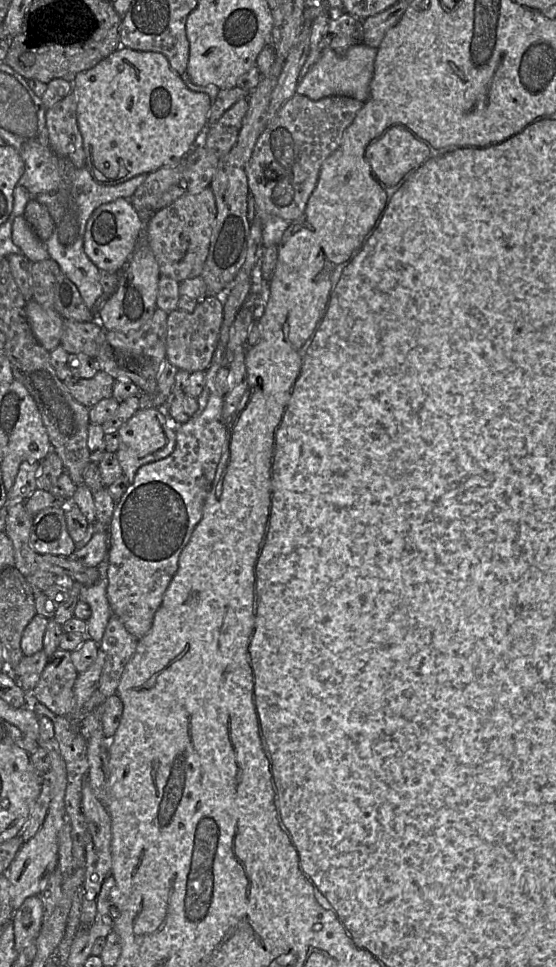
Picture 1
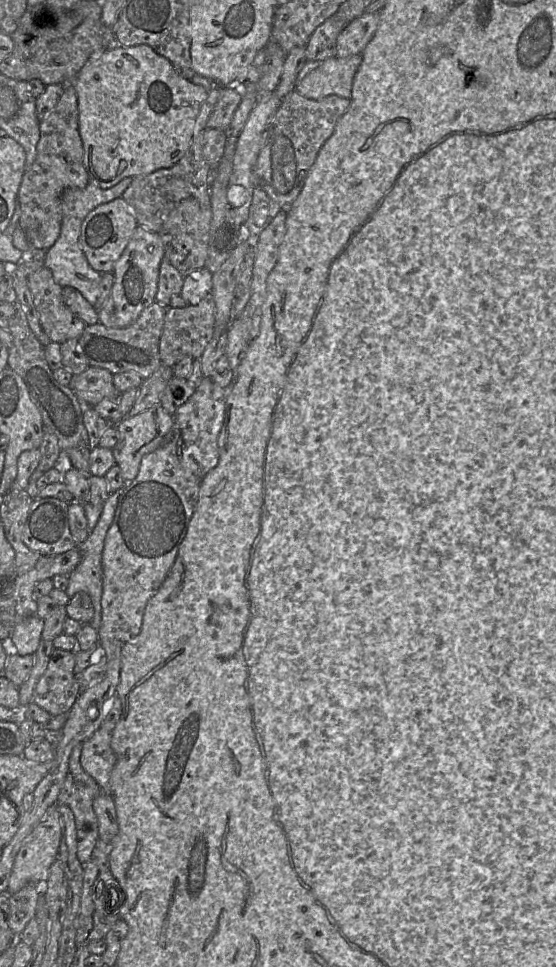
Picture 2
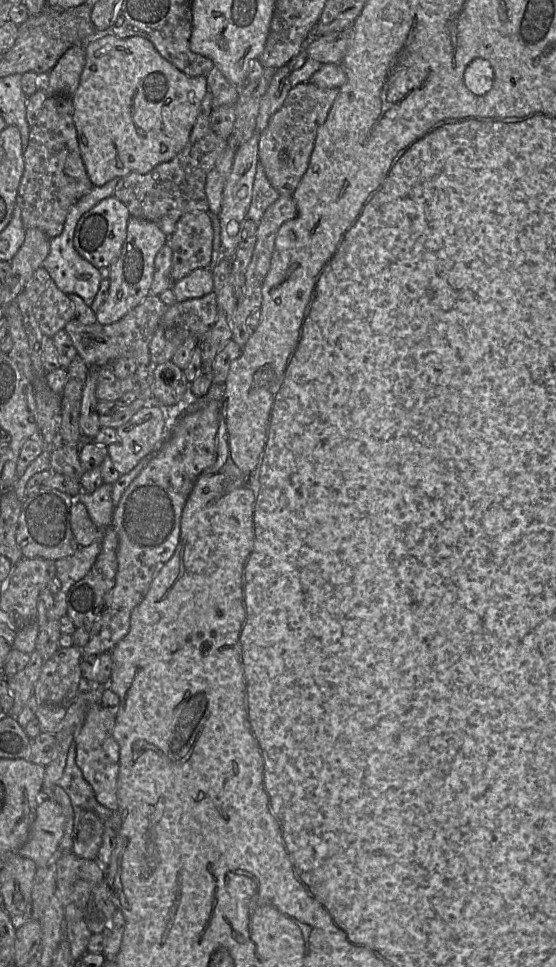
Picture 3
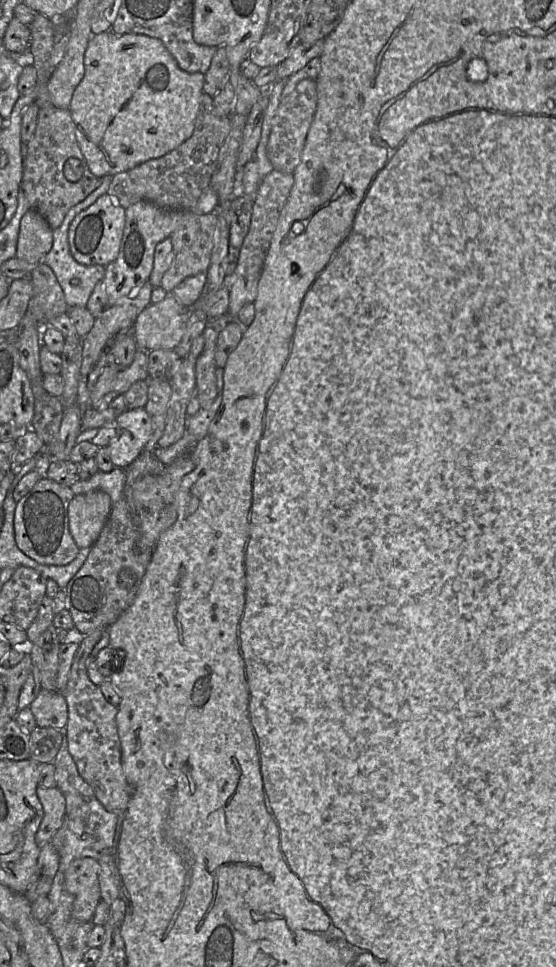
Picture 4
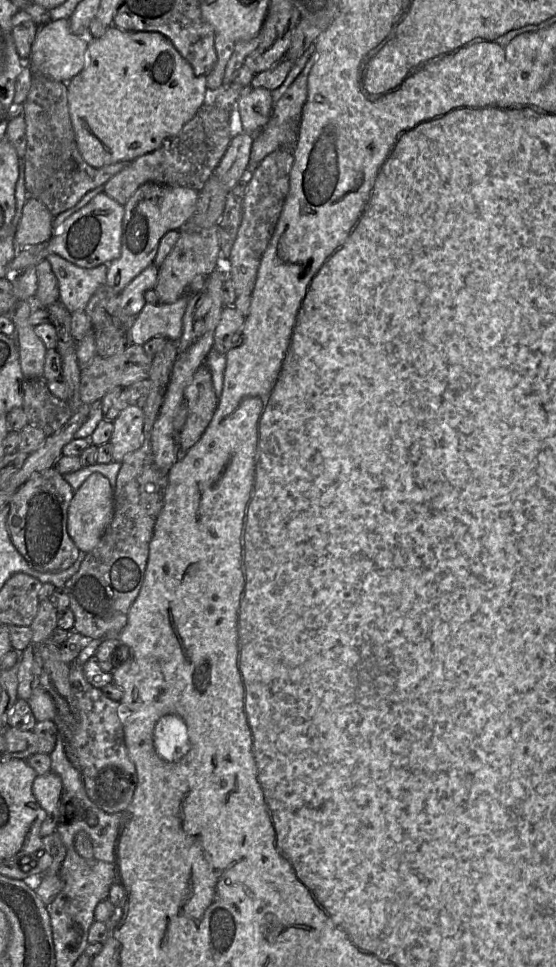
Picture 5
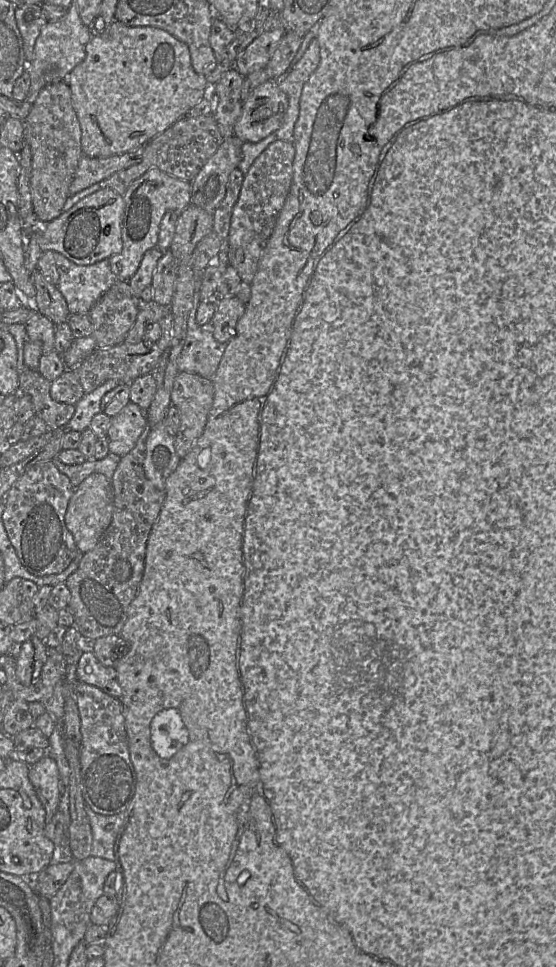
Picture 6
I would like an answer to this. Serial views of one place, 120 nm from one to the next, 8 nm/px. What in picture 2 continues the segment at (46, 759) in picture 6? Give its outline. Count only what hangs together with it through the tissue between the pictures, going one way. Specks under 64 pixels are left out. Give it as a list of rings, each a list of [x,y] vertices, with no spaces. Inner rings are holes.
[[[58,803],[48,808],[39,823],[23,841],[13,863],[7,894],[13,894],[28,884],[46,881],[52,864],[58,857],[62,838],[62,820],[57,807]]]

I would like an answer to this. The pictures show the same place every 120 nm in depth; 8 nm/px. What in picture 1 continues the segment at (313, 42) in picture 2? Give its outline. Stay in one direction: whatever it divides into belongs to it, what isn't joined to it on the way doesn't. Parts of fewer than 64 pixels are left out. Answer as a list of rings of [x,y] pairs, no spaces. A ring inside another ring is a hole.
[[[344,10],[341,12],[330,11],[330,15],[327,34],[318,44],[320,52],[326,47],[330,47],[337,54],[344,54],[350,46],[362,43],[362,20],[348,14]]]

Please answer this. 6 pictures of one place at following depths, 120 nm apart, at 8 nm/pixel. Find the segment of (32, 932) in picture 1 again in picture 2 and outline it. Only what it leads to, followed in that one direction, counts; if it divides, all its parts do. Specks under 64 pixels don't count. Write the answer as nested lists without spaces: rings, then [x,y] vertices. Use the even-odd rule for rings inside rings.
[[[28,884],[16,893],[9,894],[9,927],[19,936],[36,915],[39,894],[35,884]]]

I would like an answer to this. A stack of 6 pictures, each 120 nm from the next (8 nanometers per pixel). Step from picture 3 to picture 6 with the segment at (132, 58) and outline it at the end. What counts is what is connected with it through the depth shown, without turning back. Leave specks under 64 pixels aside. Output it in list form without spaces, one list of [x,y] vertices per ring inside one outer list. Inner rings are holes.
[[[114,20],[102,35],[94,36],[89,40],[85,47],[85,53],[85,59],[69,73],[66,78],[66,83],[71,91],[73,108],[81,129],[81,149],[83,154],[90,158],[103,158],[119,155],[135,150],[142,145],[146,145],[157,135],[163,133],[175,122],[186,116],[209,91],[209,85],[205,76],[196,73],[191,65],[188,46],[168,32],[156,27],[129,27]]]

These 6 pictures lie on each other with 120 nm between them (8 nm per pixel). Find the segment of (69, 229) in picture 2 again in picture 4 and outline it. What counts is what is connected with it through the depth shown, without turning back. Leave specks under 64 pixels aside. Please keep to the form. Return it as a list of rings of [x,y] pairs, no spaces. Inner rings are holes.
[[[103,176],[101,185],[90,193],[83,201],[73,206],[65,215],[61,225],[53,229],[53,243],[50,251],[44,256],[41,262],[48,265],[55,274],[58,283],[60,284],[68,307],[86,307],[88,299],[94,290],[98,281],[105,277],[105,266],[92,265],[85,266],[78,263],[71,255],[68,242],[68,230],[71,222],[82,210],[94,204],[102,195],[108,194],[108,189],[113,176]]]

